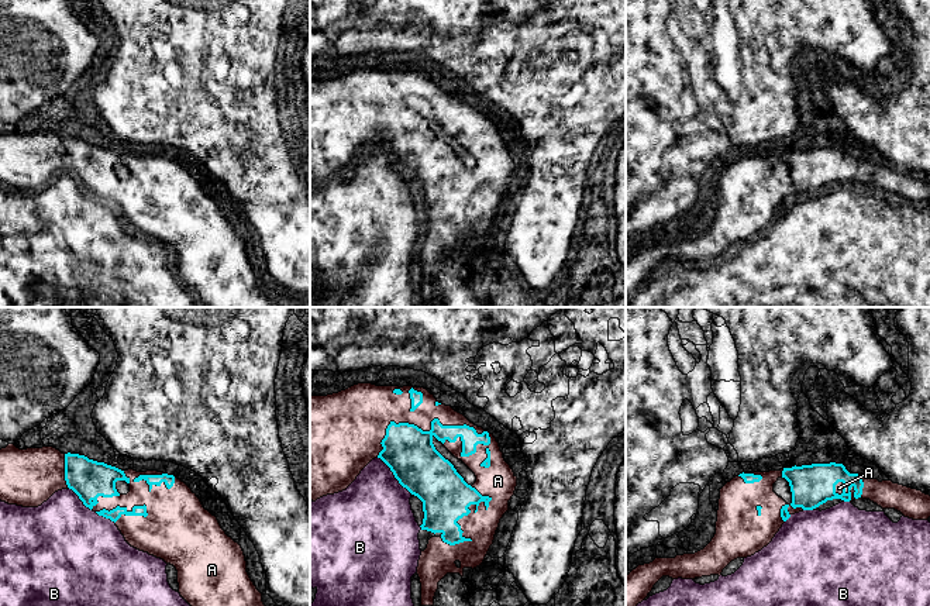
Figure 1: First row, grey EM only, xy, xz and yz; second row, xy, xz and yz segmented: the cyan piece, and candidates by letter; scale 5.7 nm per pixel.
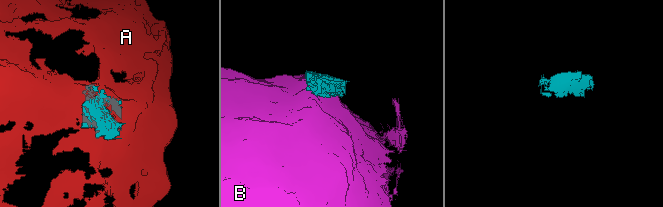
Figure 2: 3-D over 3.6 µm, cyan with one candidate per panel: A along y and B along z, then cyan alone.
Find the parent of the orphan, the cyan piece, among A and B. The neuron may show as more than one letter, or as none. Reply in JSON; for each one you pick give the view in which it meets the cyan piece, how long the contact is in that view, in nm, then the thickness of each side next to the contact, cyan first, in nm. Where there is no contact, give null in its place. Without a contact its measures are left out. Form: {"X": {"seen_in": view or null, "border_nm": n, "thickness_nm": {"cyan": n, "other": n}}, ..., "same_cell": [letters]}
{"A": {"seen_in": "xz", "border_nm": 380, "thickness_nm": {"cyan": 280, "other": 180}}, "same_cell": ["A"]}

